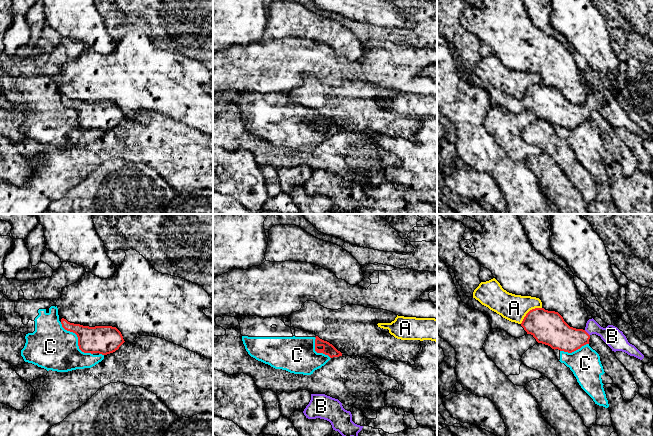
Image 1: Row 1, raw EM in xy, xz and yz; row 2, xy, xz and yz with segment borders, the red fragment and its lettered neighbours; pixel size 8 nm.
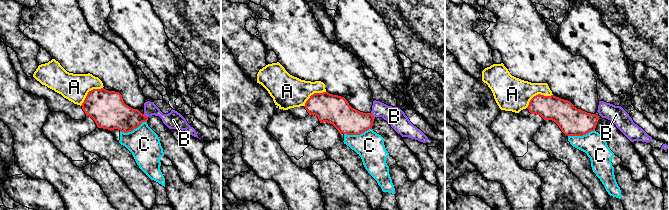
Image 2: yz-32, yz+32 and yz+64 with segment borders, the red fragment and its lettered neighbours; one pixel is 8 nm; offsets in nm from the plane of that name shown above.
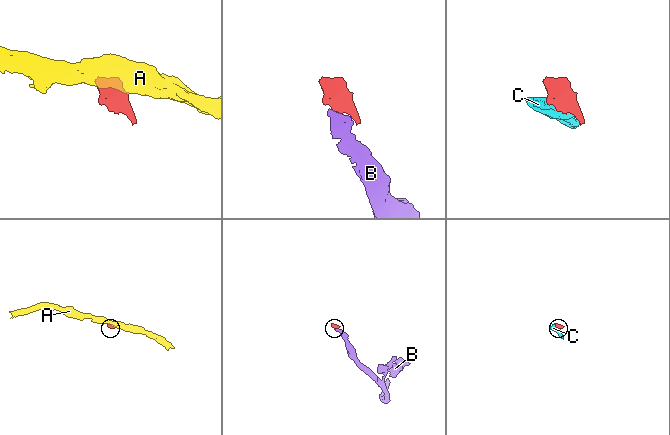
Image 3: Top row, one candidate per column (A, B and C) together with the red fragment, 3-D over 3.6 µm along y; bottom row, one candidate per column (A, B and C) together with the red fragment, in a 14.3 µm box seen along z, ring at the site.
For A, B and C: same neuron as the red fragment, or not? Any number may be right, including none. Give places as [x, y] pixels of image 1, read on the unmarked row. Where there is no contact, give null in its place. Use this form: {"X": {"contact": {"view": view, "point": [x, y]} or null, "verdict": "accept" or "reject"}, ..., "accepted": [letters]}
{"A": {"contact": {"view": "yz", "point": [529, 87]}, "verdict": "reject"}, "B": {"contact": {"view": "yz", "point": [587, 109]}, "verdict": "accept"}, "C": {"contact": {"view": "xy", "point": [78, 115]}, "verdict": "reject"}, "accepted": ["B"]}

